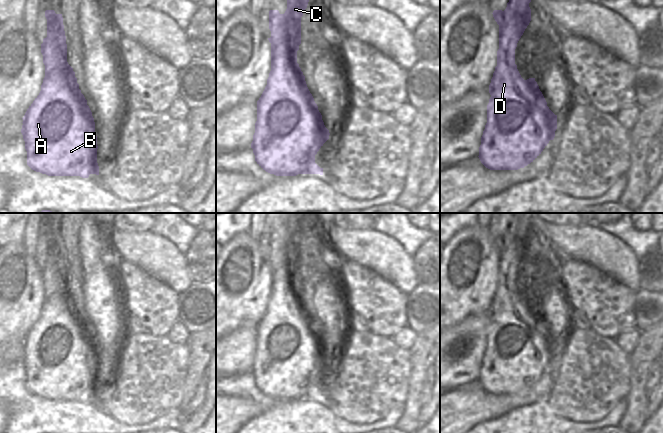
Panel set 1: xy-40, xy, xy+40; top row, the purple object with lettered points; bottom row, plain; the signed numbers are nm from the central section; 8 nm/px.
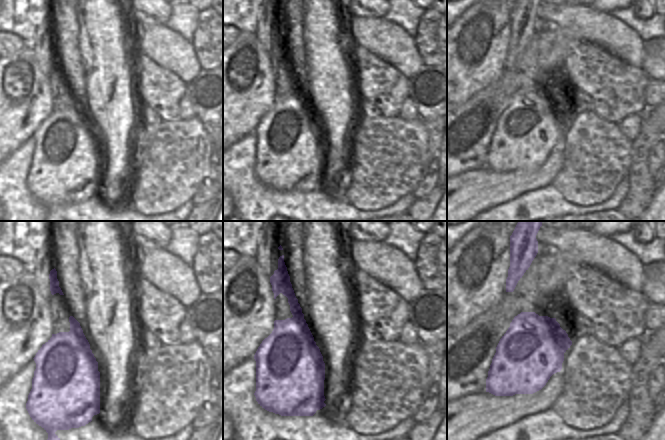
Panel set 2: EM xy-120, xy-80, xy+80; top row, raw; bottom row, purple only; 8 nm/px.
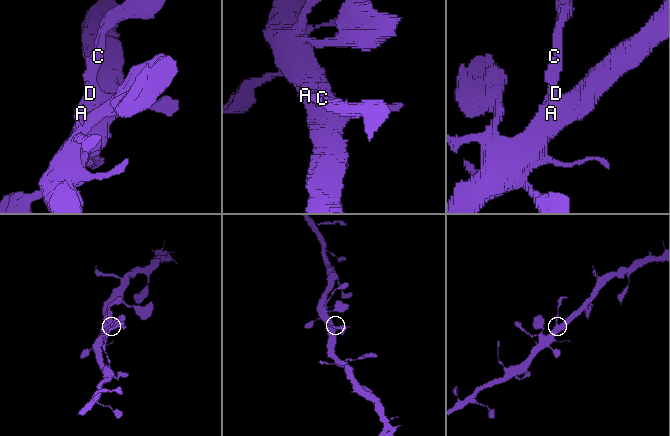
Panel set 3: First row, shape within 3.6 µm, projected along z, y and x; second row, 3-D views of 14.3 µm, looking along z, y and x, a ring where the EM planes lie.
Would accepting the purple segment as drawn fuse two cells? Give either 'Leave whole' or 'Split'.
Split.

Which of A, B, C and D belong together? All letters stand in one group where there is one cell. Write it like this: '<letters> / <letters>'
A B D / C

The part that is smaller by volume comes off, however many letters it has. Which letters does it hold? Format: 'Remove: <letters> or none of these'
Remove: C

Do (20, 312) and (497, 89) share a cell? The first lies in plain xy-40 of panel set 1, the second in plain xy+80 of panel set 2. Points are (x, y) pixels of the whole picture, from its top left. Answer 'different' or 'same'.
different

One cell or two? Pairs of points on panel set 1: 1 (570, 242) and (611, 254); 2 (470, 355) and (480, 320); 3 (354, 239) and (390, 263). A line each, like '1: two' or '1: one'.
1: one
2: one
3: one

